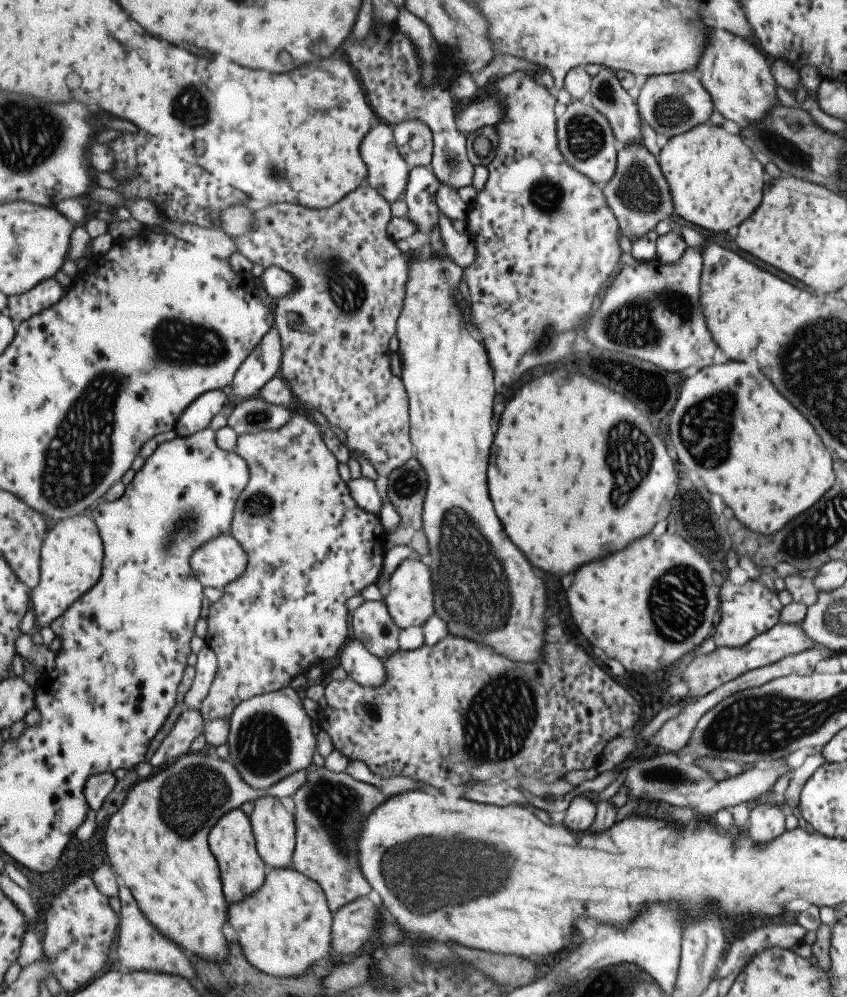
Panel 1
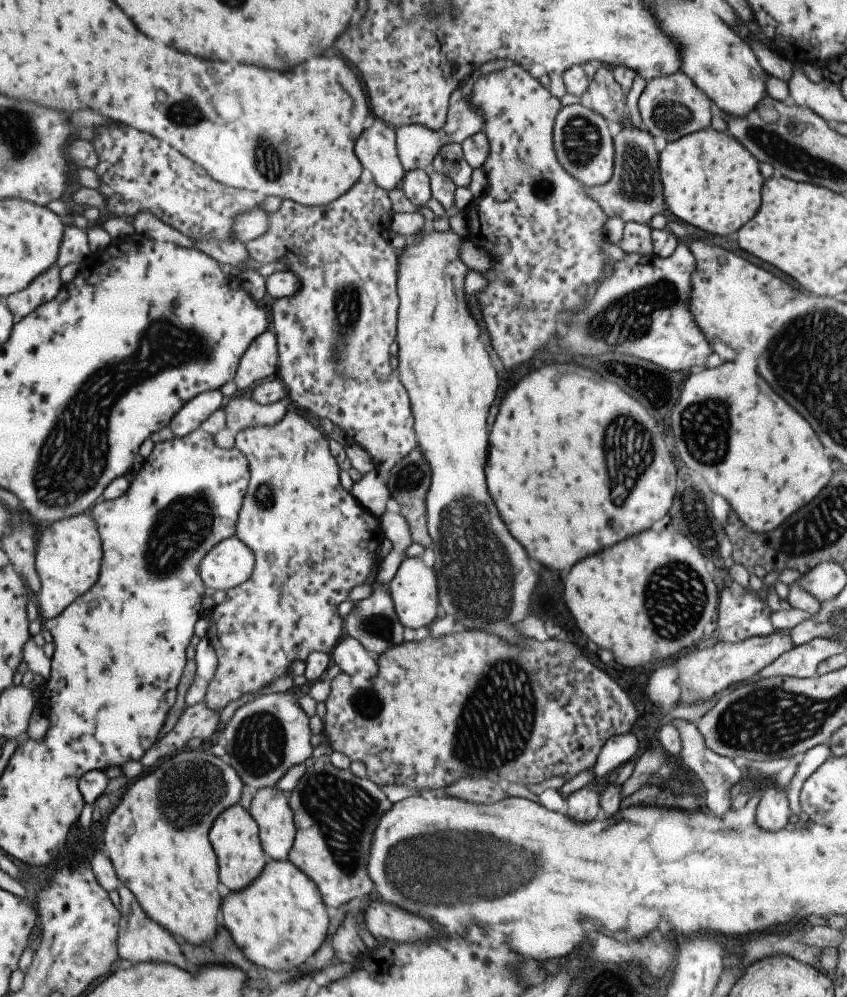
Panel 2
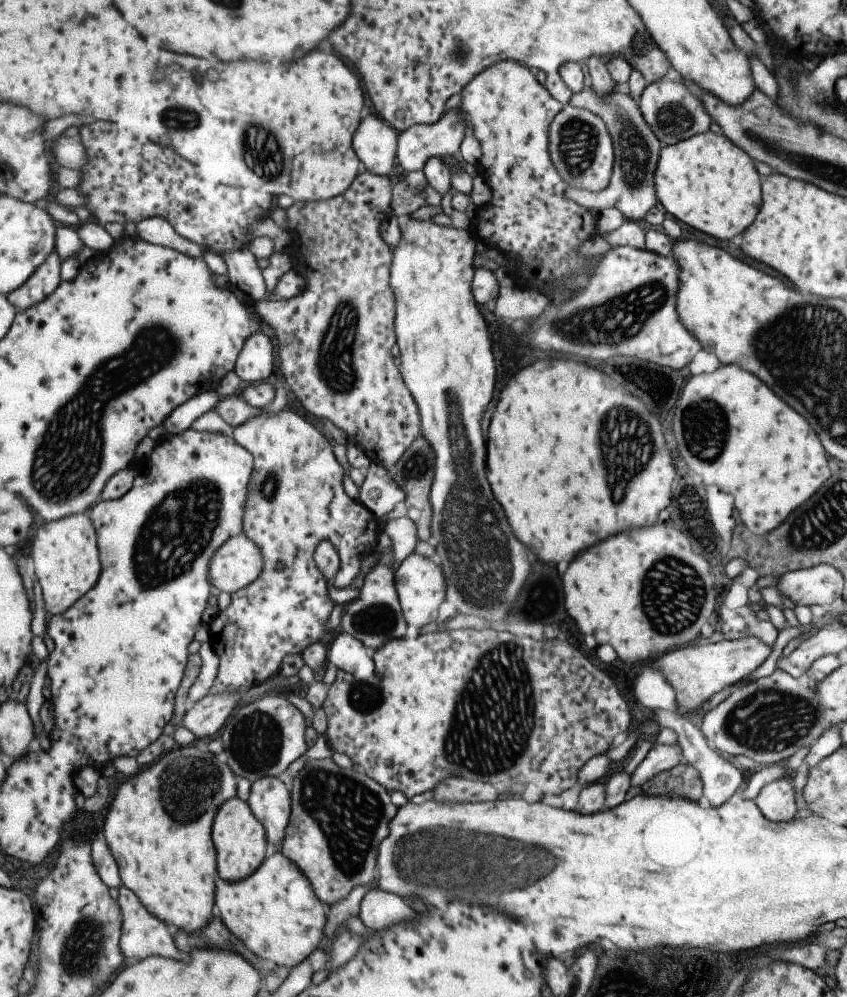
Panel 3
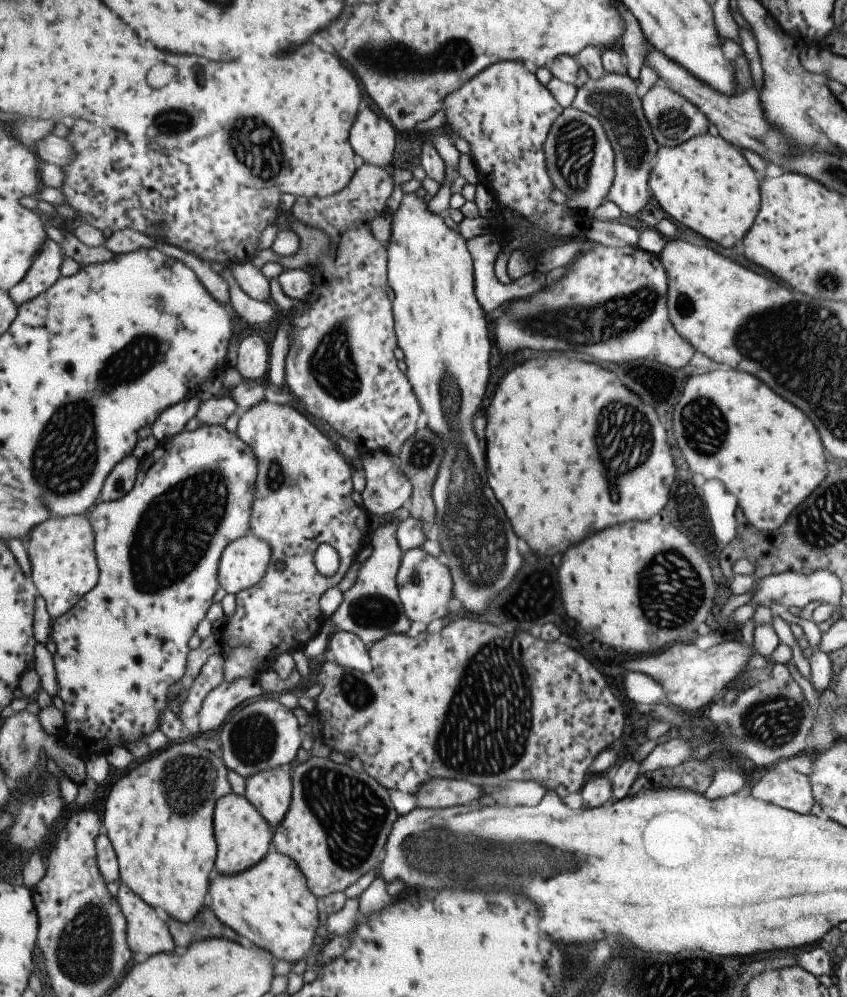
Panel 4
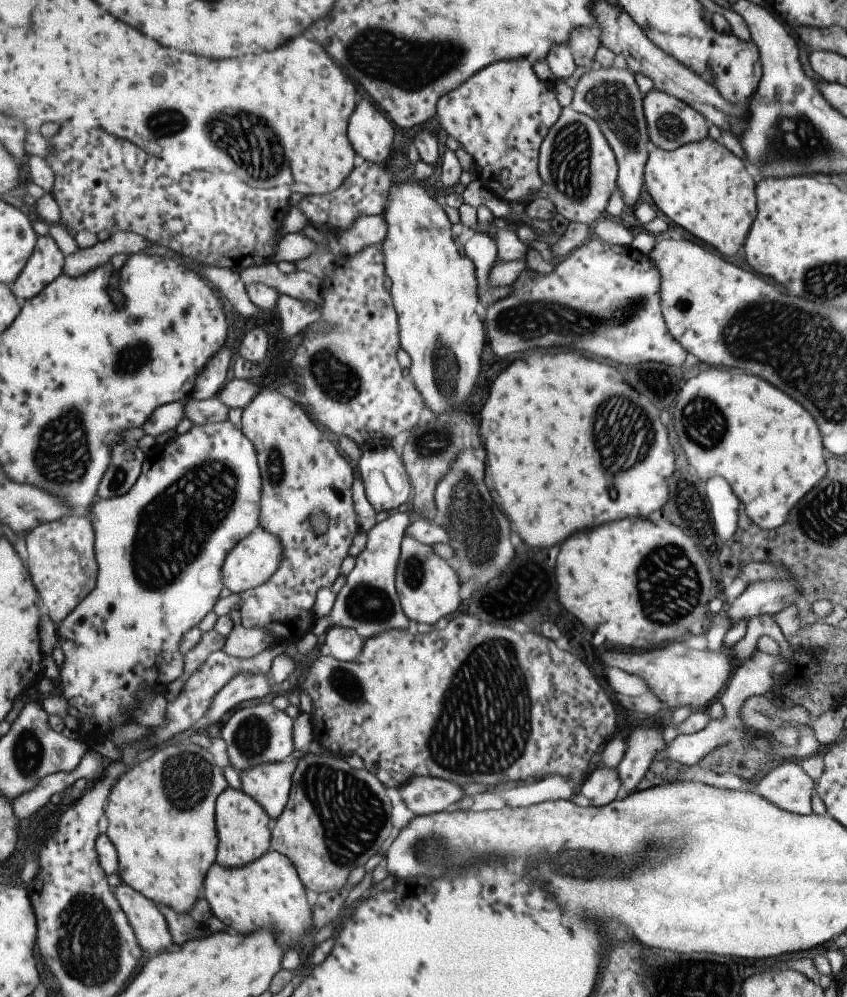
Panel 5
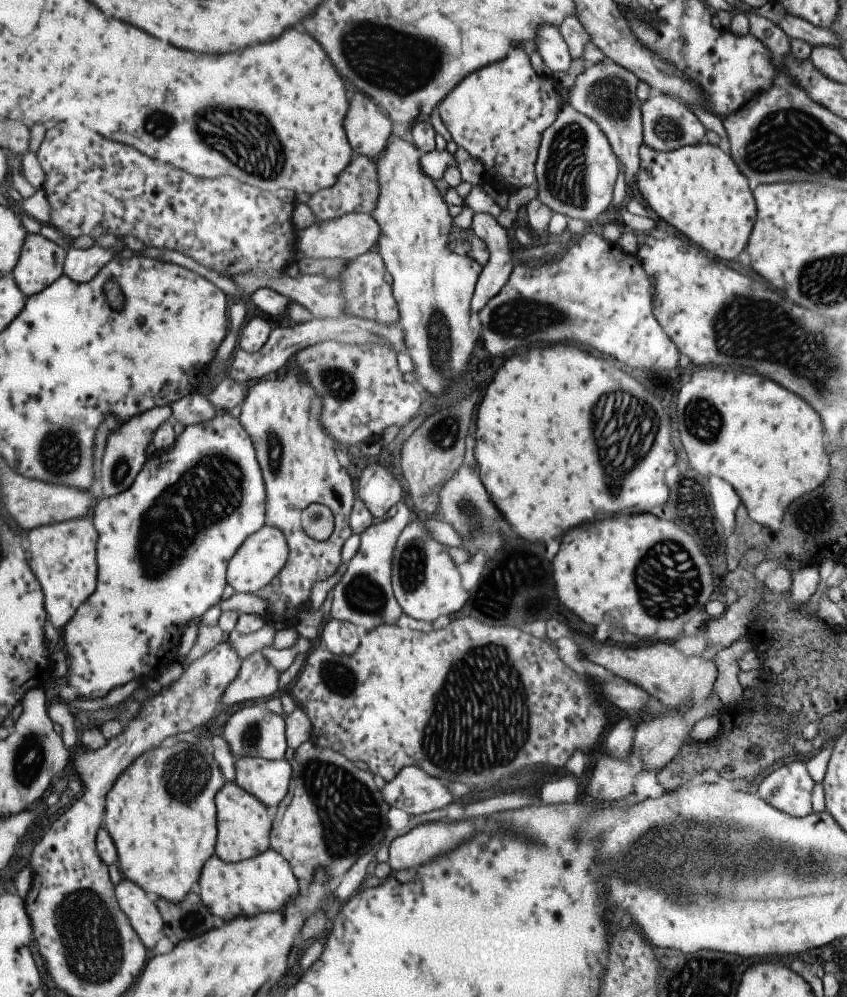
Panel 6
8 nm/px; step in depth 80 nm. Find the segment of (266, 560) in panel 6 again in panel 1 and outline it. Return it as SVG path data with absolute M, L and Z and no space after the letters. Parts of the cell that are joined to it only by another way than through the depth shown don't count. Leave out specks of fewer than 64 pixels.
M230 534L208 540L189 557L190 567L199 584L217 589L241 576L247 563L244 548Z

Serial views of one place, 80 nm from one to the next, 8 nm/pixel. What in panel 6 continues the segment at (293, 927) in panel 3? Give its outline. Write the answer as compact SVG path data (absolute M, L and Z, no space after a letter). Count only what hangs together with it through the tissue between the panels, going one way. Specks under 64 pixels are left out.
M272 849L233 864L225 863L213 855L205 860L199 874L199 898L213 916L223 916L221 920L231 920L231 916L237 916L239 910L245 916L279 912L281 908L285 908L285 904L289 904L289 900L295 900L297 892L298 880L295 879L291 866L281 854Z

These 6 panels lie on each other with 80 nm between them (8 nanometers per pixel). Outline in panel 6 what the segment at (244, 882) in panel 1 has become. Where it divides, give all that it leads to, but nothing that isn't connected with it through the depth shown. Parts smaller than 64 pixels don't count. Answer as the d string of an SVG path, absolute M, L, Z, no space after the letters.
M225 781L215 794L214 804L217 820L214 855L219 860L233 864L259 856L268 850L272 813L257 798L241 790L234 782Z

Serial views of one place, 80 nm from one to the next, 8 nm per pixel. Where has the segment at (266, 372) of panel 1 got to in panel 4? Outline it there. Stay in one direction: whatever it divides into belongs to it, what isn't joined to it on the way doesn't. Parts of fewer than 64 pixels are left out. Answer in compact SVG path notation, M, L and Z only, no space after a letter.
M257 334L239 340L235 368L243 379L257 380L268 369L269 350Z

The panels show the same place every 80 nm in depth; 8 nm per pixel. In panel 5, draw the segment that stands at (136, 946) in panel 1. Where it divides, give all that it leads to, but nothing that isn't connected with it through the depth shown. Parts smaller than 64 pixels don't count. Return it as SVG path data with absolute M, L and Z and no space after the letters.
M121 883L114 889L115 900L125 913L143 952L153 956L172 942L165 919L152 900L146 899L140 892L125 883Z

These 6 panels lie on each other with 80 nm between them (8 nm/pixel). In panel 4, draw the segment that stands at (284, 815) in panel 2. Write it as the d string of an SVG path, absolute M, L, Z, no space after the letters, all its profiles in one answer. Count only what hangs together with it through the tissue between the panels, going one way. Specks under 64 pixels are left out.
M275 767L244 778L244 797L268 822L271 830L281 822L289 806L292 784L286 770Z

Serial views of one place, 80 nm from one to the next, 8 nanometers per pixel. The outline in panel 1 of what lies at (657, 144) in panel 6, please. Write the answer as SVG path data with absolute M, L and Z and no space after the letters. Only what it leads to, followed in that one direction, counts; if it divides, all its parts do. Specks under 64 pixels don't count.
M691 72L653 75L638 83L636 107L638 116L646 122L656 134L674 137L682 135L700 124L705 124L713 110L709 94L702 87L698 78Z

